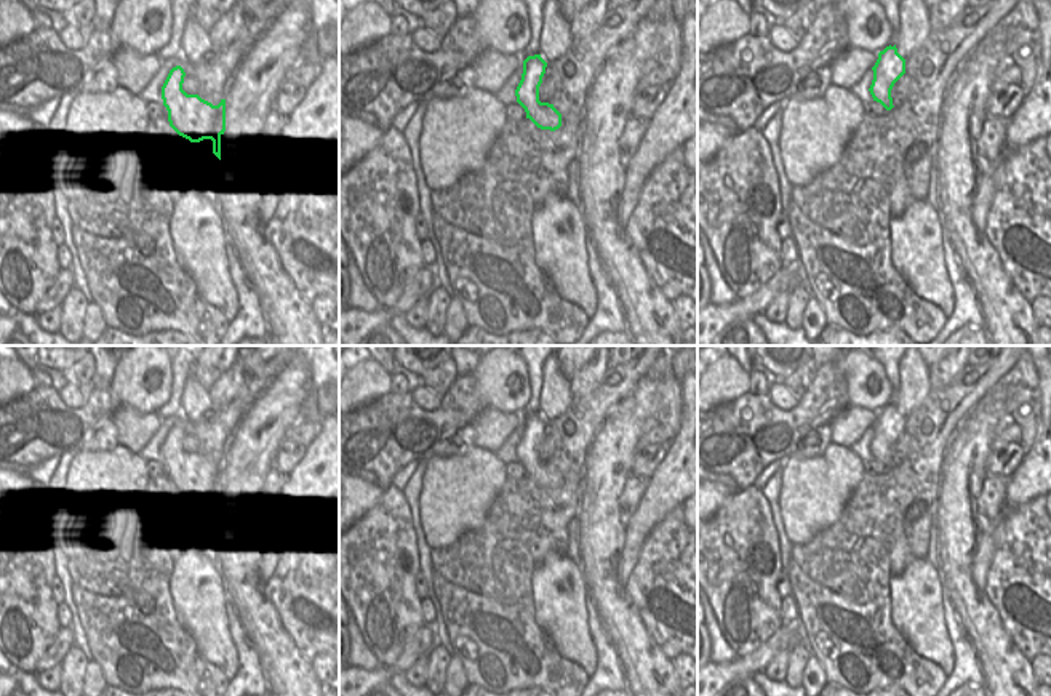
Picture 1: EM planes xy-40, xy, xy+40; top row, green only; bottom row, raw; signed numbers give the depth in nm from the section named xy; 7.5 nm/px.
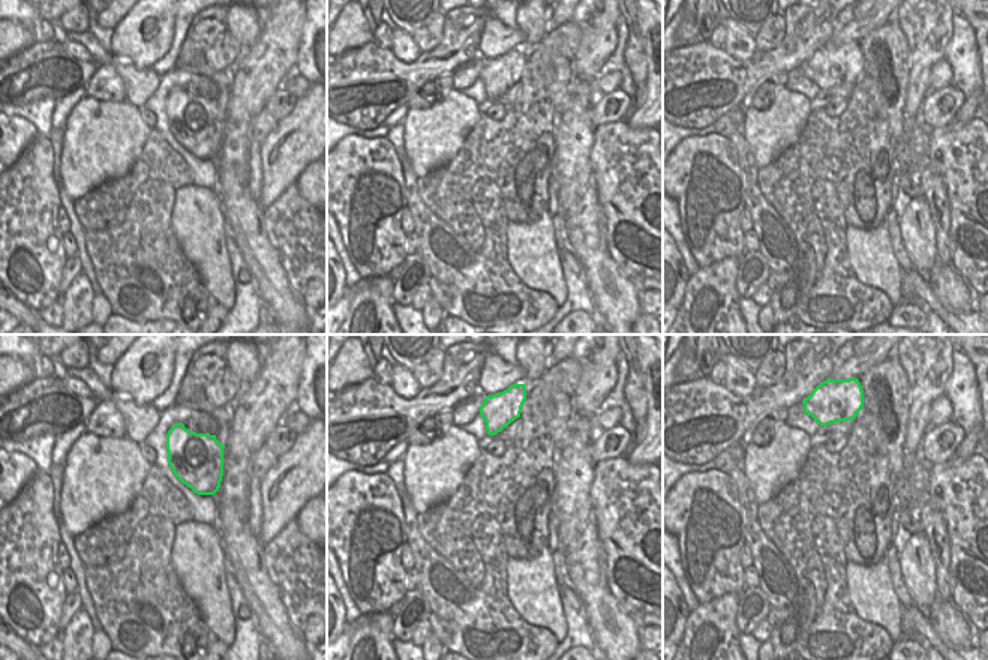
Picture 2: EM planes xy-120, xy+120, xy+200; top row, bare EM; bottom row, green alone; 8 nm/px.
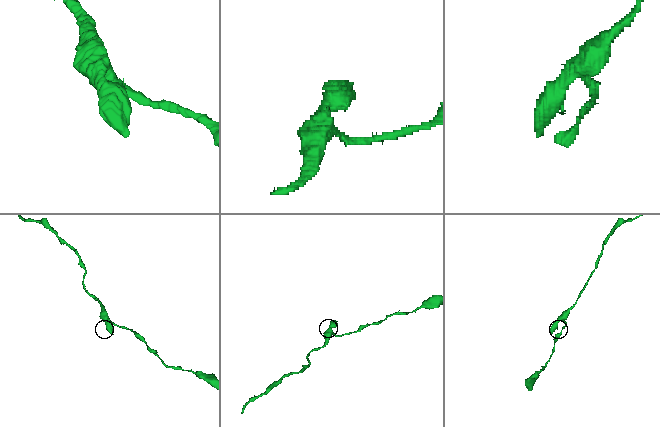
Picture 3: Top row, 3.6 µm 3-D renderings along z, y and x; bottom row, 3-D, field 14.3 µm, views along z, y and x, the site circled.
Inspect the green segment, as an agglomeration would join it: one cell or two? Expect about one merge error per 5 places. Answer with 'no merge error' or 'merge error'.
no merge error

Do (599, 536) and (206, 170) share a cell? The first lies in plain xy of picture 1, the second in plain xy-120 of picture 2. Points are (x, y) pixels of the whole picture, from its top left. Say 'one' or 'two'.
two

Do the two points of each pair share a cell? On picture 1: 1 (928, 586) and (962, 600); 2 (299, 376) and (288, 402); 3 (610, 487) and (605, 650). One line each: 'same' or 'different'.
1: different
2: same
3: different

